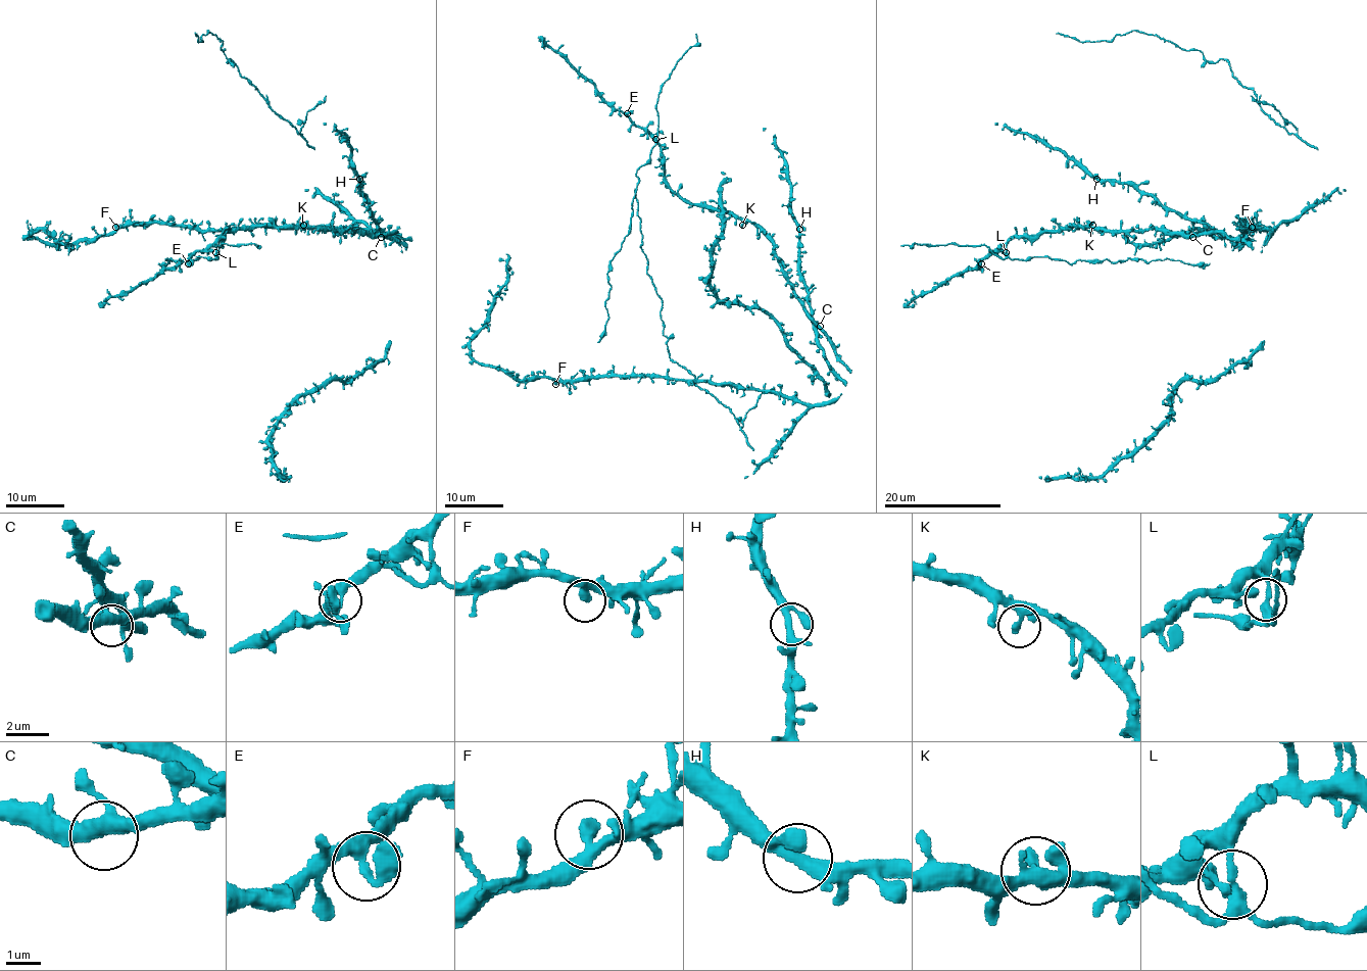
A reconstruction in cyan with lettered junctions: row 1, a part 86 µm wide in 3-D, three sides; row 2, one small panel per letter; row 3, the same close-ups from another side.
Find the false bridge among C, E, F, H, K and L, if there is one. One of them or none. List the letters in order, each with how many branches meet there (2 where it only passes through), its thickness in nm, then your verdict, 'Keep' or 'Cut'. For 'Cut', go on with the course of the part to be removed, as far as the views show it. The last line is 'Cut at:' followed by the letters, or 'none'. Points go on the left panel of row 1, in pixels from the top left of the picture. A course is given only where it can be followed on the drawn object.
C: Branches: 3. Thickness 360 nm. Keep
E: Branches: 3. Thickness 280 nm. Keep
F: Branches: 2. Thickness 320 nm. Keep
H: Branches: 3. Thickness 300 nm. Keep
K: Branches: 2. Thickness 280 nm. Keep
L: Branches: 3. Thickness 260 nm. Cut. Course of the part to remove: (215, 253), (210, 260), (196, 257), (192, 263), (168, 258), (165, 264), (158, 263)
Cut at: L

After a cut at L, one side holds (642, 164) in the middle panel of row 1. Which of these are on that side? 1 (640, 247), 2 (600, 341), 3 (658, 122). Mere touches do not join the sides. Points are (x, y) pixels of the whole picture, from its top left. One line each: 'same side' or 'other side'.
1: other side
2: same side
3: same side

